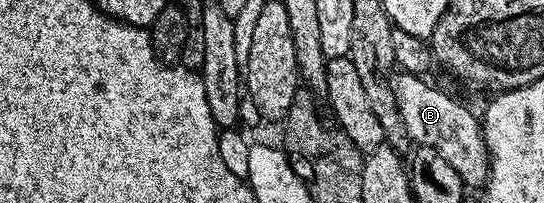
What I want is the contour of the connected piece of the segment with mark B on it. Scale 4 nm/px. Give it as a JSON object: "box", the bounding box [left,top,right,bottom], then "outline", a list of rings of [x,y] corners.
{"box":[392,72,488,186],"outline":[[[395,72],[392,77],[394,102],[398,105],[400,119],[415,146],[427,145],[436,150],[462,177],[467,186],[483,180],[488,173],[486,139],[482,135],[479,118],[466,105],[449,97],[442,89],[429,85],[421,76]]]}

